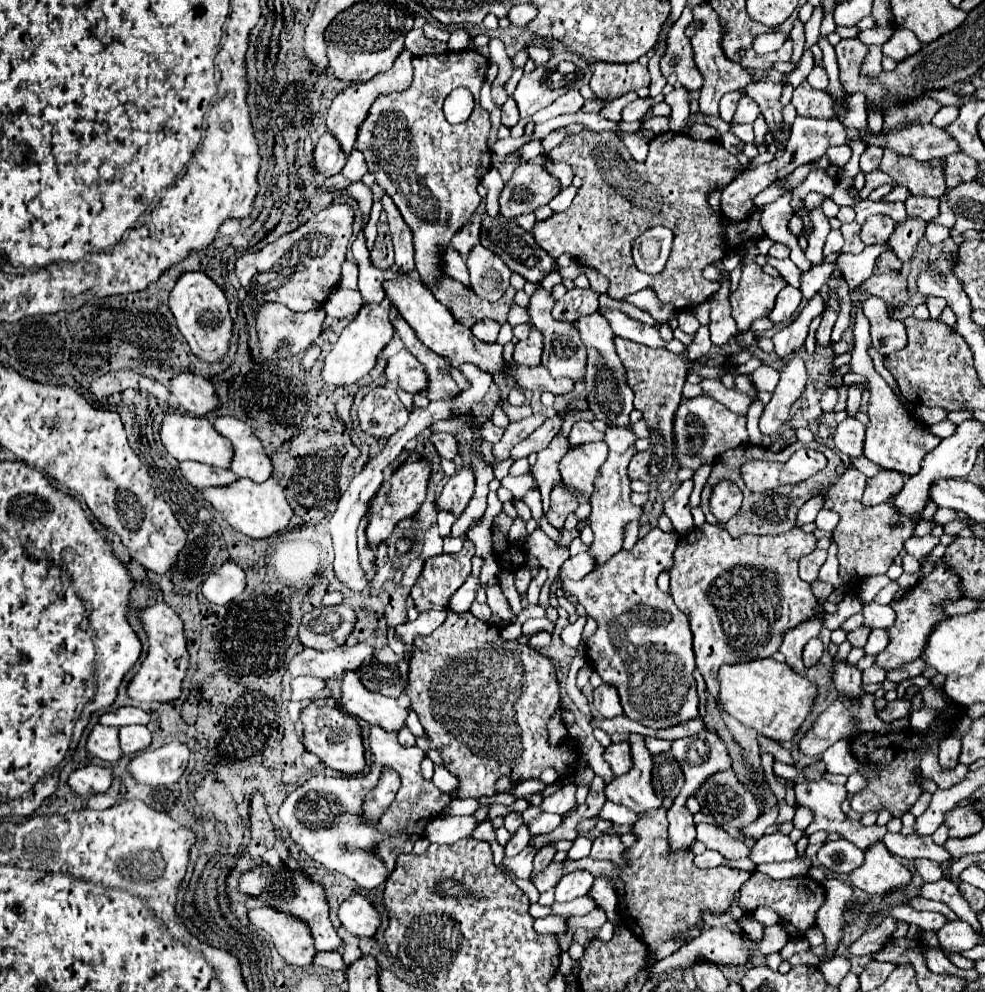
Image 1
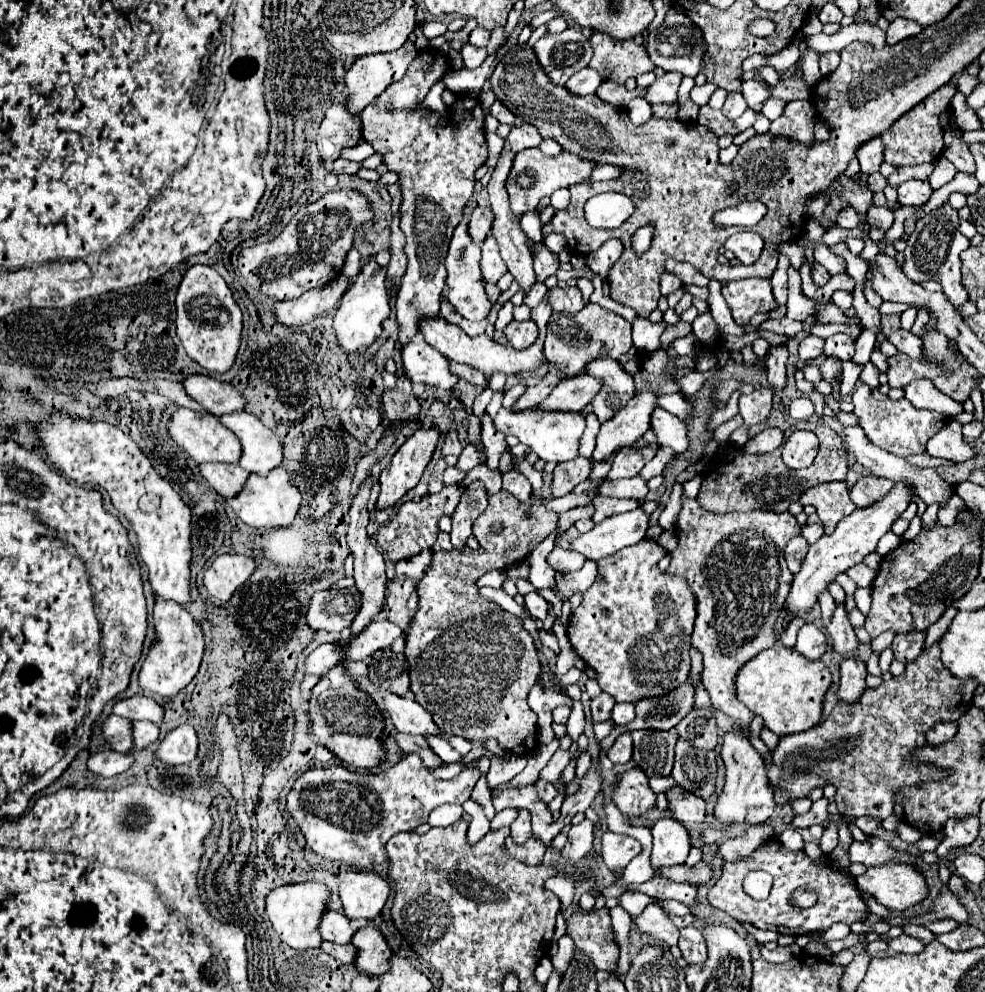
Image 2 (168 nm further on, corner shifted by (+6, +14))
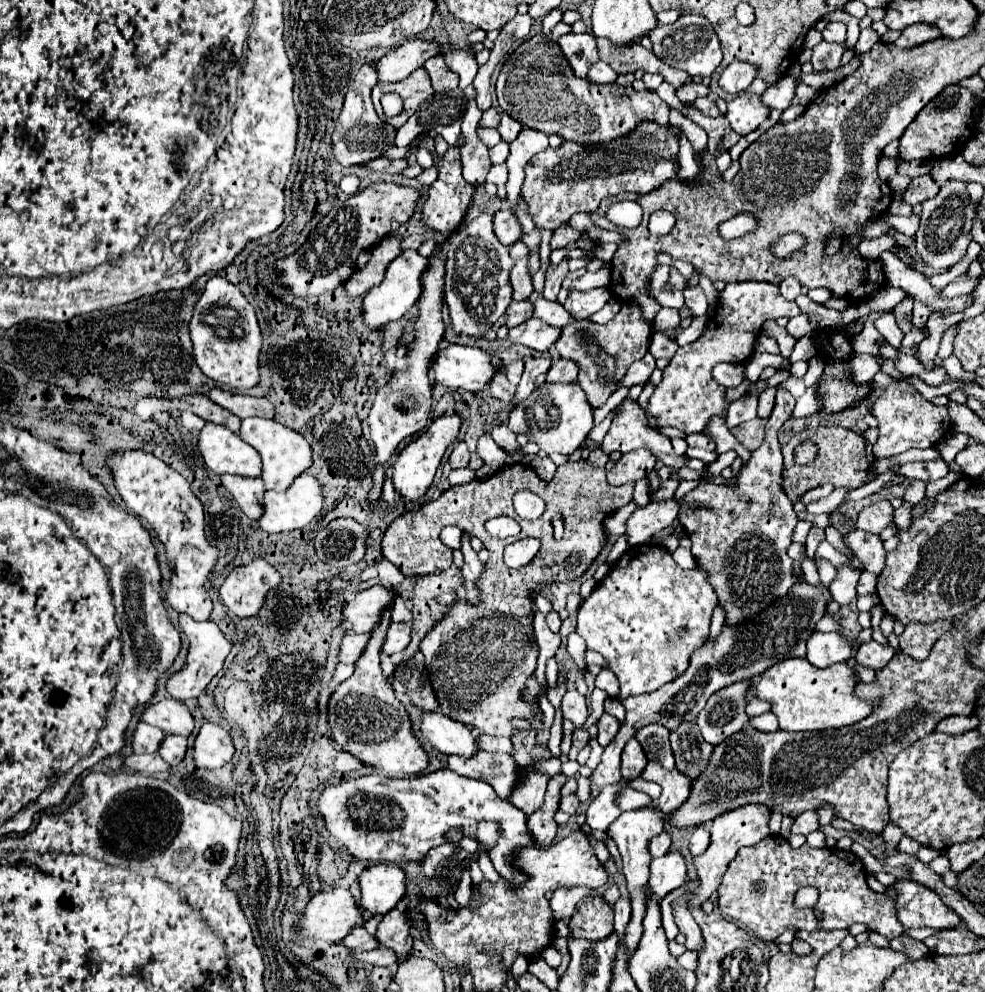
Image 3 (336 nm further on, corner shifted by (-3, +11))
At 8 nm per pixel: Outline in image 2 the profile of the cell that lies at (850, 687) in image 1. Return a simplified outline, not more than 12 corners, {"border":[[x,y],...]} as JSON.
{"border":[[836,605],[828,625],[832,649],[840,655],[852,655],[858,639],[844,605]]}

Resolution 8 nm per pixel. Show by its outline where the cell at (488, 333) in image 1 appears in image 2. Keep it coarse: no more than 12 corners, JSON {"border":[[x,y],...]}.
{"border":[[454,229],[446,257],[446,299],[468,321],[488,317],[480,245]]}

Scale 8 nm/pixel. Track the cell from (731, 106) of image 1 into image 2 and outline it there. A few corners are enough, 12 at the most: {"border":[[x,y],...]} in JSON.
{"border":[[738,91],[728,93],[722,107],[728,119],[744,113],[746,101]]}

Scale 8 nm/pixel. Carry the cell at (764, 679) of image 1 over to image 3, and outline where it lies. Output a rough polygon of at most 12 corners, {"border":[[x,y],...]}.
{"border":[[845,662],[769,668],[755,696],[781,730],[827,730],[867,718]]}

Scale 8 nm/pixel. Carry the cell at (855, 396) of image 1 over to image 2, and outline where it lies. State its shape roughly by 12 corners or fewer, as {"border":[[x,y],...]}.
{"border":[[874,329],[856,339],[856,355],[850,361],[866,365],[876,343]]}

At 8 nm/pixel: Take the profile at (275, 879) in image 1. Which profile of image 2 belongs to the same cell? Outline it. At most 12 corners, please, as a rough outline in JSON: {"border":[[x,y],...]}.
{"border":[[333,910],[320,917],[322,939],[346,945],[354,935],[348,917]]}

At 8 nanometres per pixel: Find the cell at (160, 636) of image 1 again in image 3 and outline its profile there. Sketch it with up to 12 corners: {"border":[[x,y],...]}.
{"border":[[181,614],[185,668],[169,678],[175,700],[197,698],[223,668],[231,644],[215,622]]}

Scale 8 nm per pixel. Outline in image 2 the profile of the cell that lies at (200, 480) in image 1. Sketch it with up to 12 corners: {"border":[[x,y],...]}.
{"border":[[200,463],[200,475],[224,497],[236,495],[248,471],[232,463]]}

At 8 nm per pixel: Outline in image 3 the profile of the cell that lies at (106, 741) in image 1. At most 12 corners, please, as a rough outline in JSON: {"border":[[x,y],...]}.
{"border":[[139,722],[133,752],[157,752],[165,732]]}

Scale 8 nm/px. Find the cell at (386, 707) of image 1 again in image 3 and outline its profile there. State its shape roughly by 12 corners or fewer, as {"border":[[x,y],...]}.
{"border":[[425,712],[421,734],[443,754],[479,752],[473,728]]}

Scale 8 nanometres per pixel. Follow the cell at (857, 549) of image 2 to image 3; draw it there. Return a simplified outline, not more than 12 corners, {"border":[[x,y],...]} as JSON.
{"border":[[851,530],[845,542],[873,574],[885,566],[879,536]]}

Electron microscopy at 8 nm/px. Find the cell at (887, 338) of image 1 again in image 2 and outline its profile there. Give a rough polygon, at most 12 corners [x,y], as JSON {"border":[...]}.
{"border":[[898,329],[888,341],[908,357],[922,357],[920,337]]}

